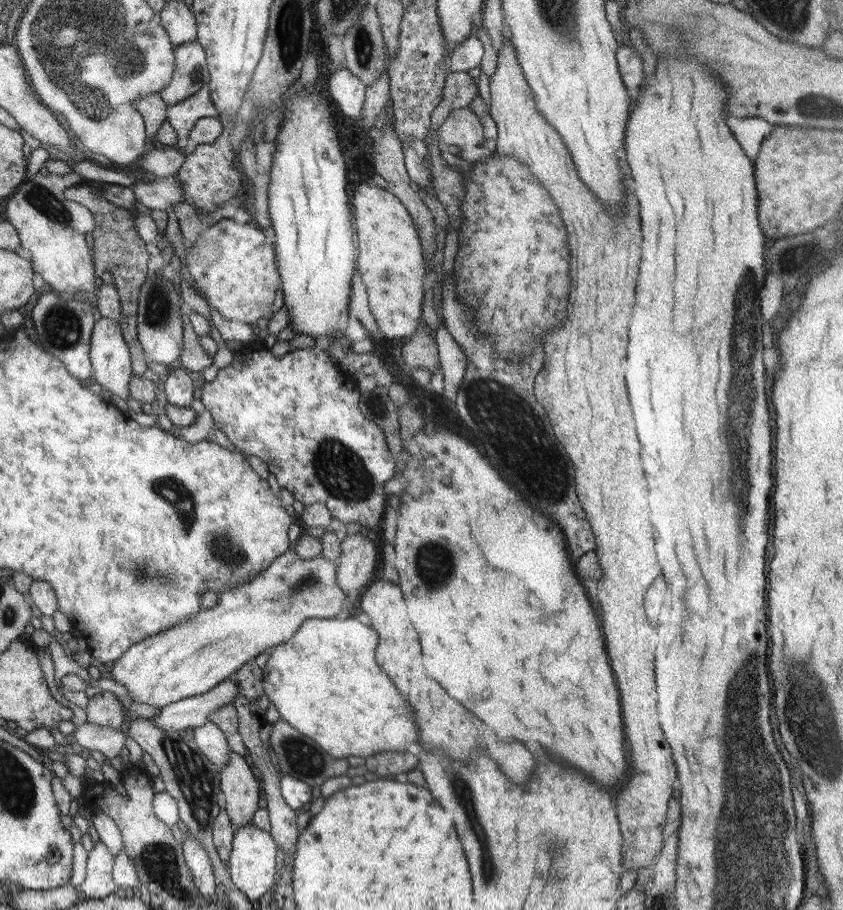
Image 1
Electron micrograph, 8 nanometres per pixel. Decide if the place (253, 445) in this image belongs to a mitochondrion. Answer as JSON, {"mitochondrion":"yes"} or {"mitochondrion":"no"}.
{"mitochondrion":"no"}

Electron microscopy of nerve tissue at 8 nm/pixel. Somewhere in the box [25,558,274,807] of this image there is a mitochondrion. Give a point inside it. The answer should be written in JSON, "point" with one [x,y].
{"point":[143,576]}

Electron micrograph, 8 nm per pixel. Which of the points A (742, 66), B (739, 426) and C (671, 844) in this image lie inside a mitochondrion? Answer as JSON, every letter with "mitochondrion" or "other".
{"A":"other","B":"mitochondrion","C":"other"}

